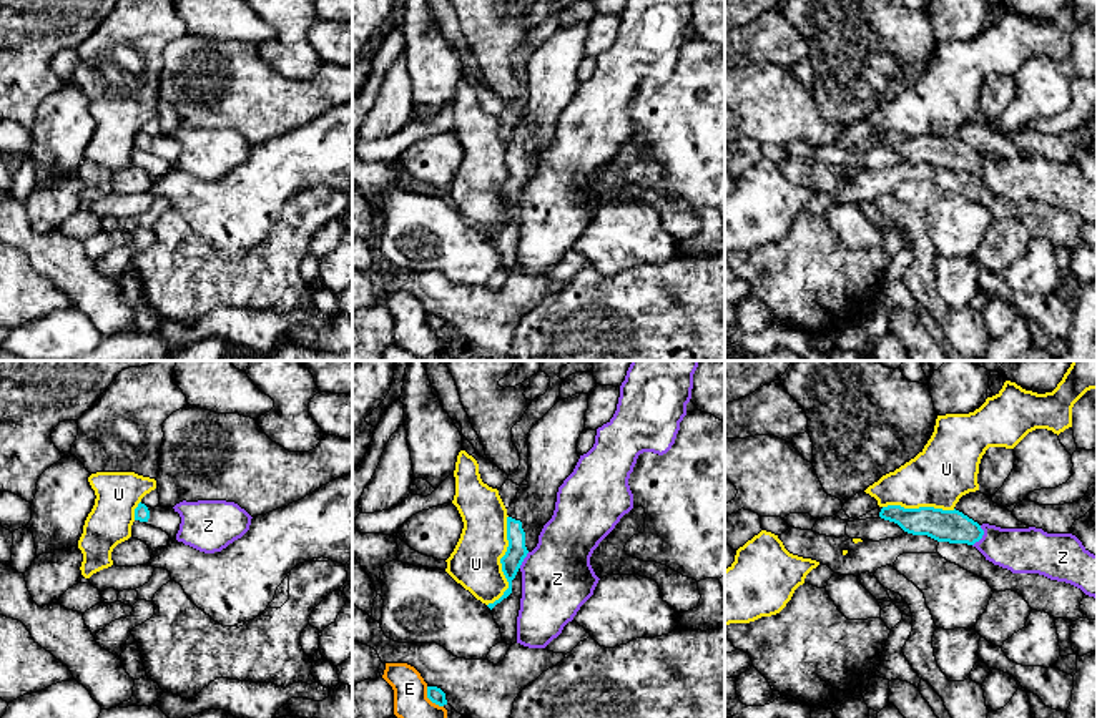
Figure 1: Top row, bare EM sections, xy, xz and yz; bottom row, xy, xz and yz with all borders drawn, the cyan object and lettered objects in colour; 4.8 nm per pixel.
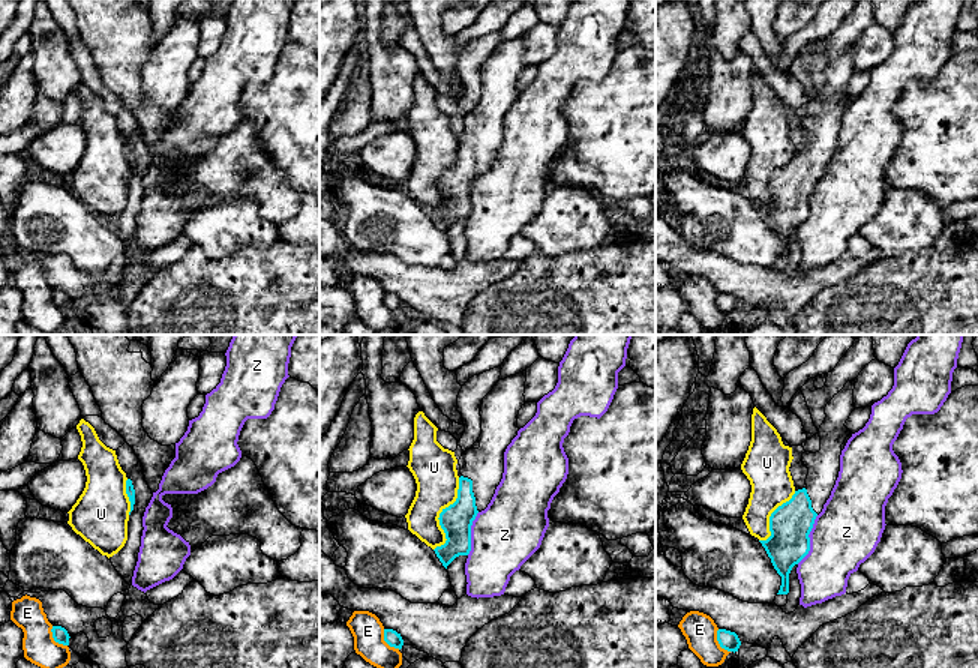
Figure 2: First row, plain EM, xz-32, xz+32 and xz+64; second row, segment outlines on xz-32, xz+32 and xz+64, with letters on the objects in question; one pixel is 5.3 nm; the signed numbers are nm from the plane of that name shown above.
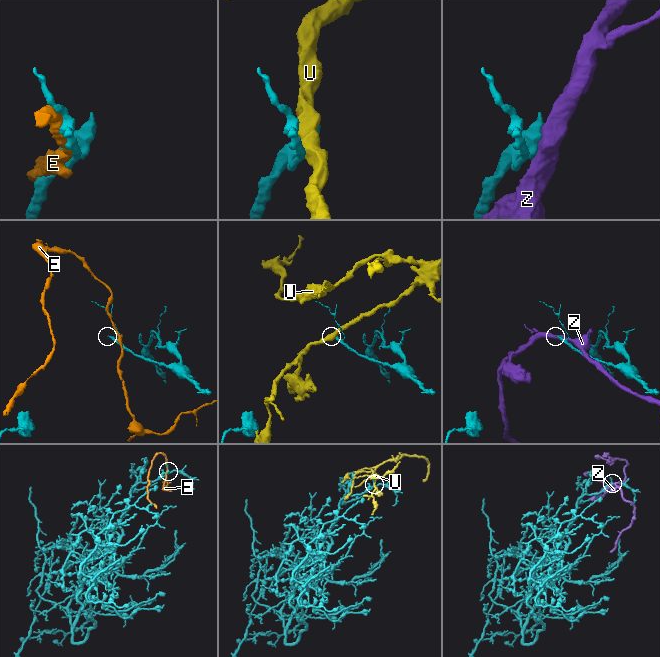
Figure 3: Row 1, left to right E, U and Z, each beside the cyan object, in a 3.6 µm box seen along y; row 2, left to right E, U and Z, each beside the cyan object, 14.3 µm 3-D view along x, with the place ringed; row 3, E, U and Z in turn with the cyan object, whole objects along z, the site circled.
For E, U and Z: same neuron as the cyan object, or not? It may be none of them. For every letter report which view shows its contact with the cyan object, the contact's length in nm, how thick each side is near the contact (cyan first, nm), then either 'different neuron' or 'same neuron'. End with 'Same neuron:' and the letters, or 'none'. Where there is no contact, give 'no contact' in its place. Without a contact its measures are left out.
E: xz | 130 nm | 80/160 nm | different neuron
U: xz | 460 nm | 100/240 nm | different neuron
Z: yz | 110 nm | 160/220 nm | different neuron
Same neuron: none

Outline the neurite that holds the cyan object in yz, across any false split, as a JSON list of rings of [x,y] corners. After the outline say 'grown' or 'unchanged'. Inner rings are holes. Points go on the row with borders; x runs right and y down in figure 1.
[[[901,505],[878,507],[856,520],[884,519],[913,535],[927,535],[937,542],[974,545],[984,535],[977,522],[959,510],[934,507],[904,509]]]; grown

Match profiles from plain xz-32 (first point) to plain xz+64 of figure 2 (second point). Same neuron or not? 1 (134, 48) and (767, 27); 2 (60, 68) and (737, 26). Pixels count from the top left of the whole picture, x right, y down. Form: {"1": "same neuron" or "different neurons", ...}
{"1": "same neuron", "2": "different neurons"}

